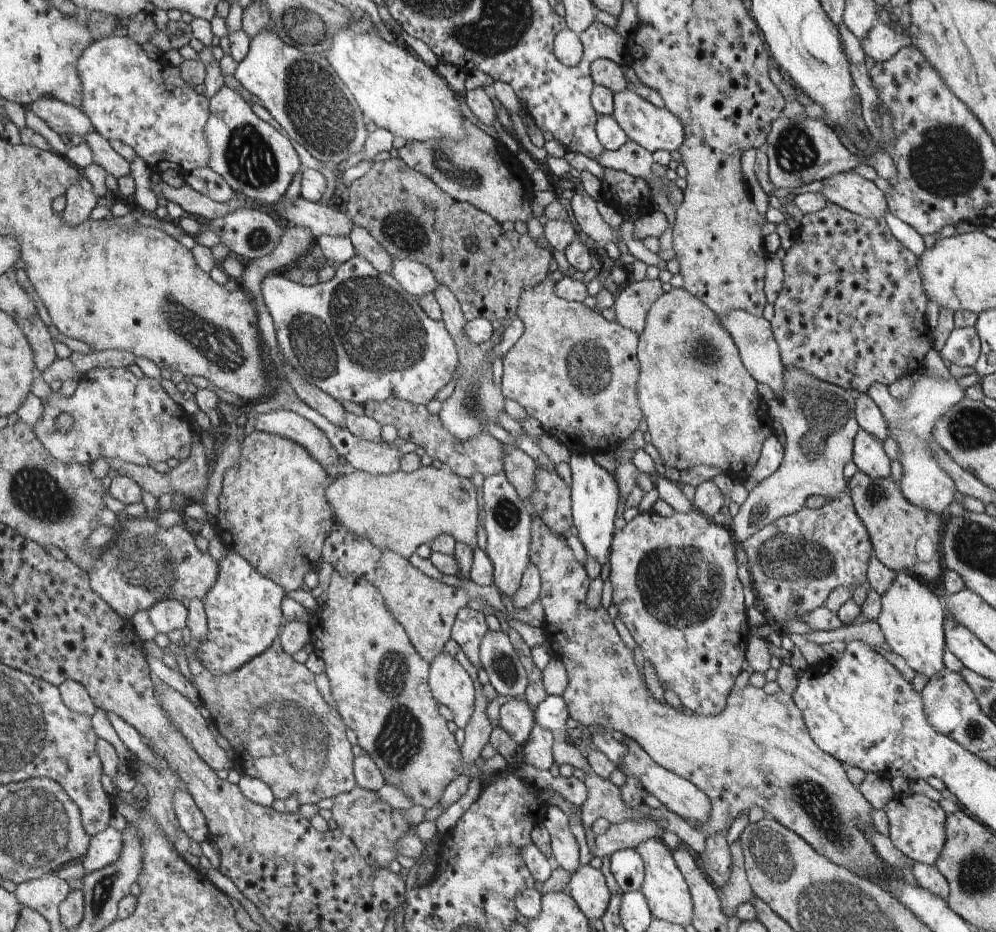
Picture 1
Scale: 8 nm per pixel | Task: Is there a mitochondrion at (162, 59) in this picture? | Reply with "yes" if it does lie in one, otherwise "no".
no

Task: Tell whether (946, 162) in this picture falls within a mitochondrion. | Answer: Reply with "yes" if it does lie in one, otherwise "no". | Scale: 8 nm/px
yes

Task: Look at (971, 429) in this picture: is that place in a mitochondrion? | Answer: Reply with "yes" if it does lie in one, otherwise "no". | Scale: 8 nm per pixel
yes

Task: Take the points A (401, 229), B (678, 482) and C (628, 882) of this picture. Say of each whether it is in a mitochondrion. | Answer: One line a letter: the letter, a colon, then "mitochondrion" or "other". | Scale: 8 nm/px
A: mitochondrion
B: other
C: other

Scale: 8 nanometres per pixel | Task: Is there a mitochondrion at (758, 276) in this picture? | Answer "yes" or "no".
no

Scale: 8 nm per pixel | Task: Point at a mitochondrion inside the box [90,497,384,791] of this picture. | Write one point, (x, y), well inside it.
(145, 561)

